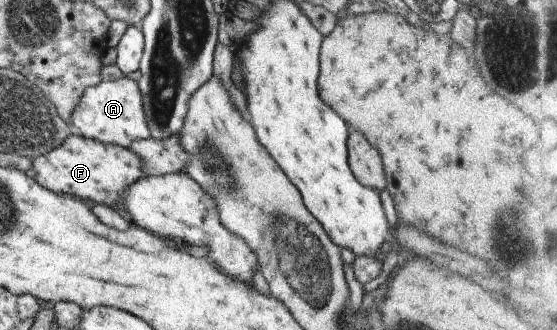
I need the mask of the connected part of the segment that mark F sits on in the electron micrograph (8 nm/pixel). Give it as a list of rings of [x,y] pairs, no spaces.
[[[75,131],[60,146],[46,154],[35,156],[30,161],[31,170],[35,174],[33,180],[42,188],[55,194],[64,193],[81,201],[103,204],[118,212],[123,192],[135,180],[144,176],[141,174],[141,160],[137,160],[137,154],[133,154],[131,150],[83,138]]]

